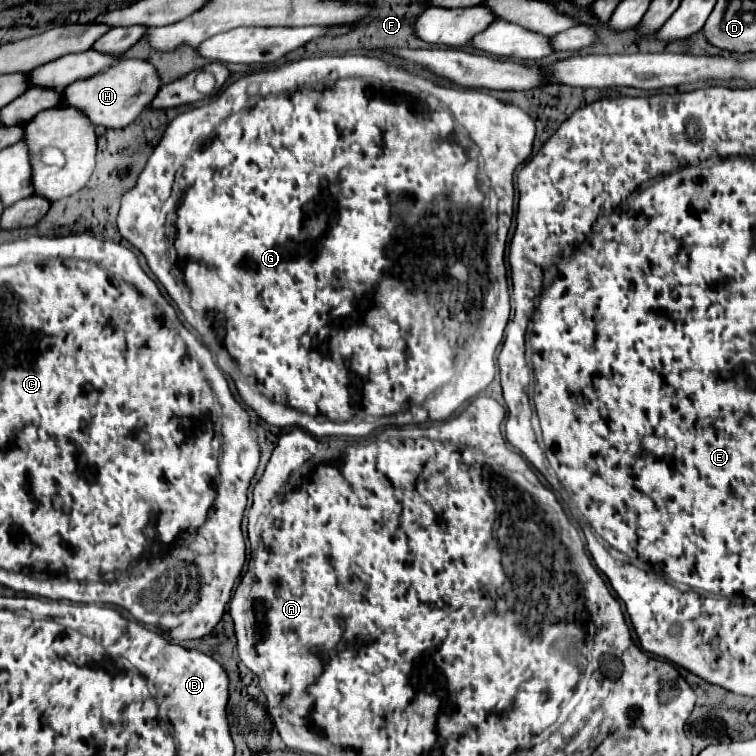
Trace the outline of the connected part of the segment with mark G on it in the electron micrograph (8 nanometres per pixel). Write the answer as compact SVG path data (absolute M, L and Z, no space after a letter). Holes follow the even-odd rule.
M380 56L300 59L245 75L210 102L180 113L166 127L136 187L124 193L118 211L118 231L132 247L140 249L184 319L216 355L220 369L234 379L242 401L268 425L300 427L314 437L364 437L388 425L446 421L466 401L480 395L496 375L494 355L510 317L504 251L514 213L514 171L530 157L534 133L532 117L520 107L504 105L484 91L438 85L434 79L409 74L404 67L388 63ZM468 160L476 164L478 182L488 187L491 219L482 205L484 191L476 185L476 171L466 167L470 165Z

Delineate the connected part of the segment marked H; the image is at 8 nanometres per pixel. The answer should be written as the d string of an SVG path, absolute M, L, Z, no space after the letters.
M130 59L130 61L118 61L106 71L96 73L96 77L88 77L68 85L62 91L62 105L78 109L96 127L102 125L108 129L120 129L130 125L150 105L158 89L160 89L160 79L156 69L146 61Z

